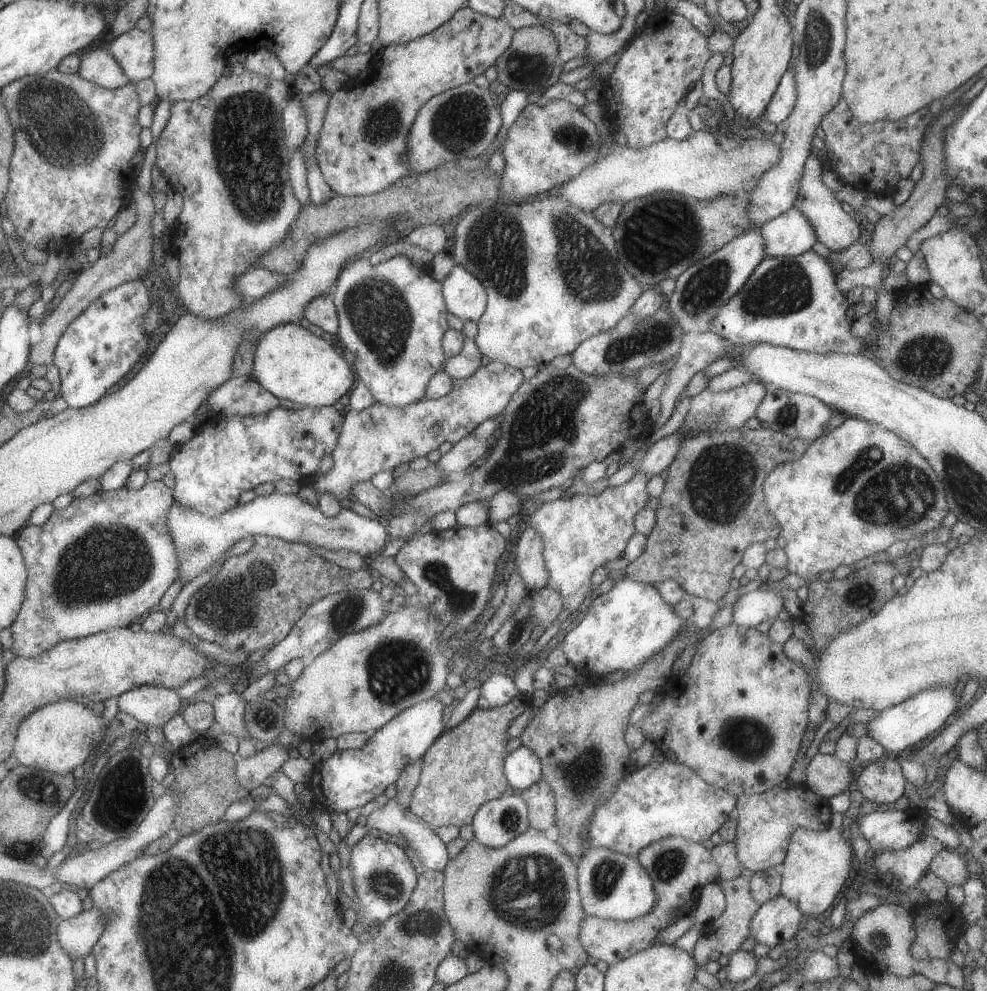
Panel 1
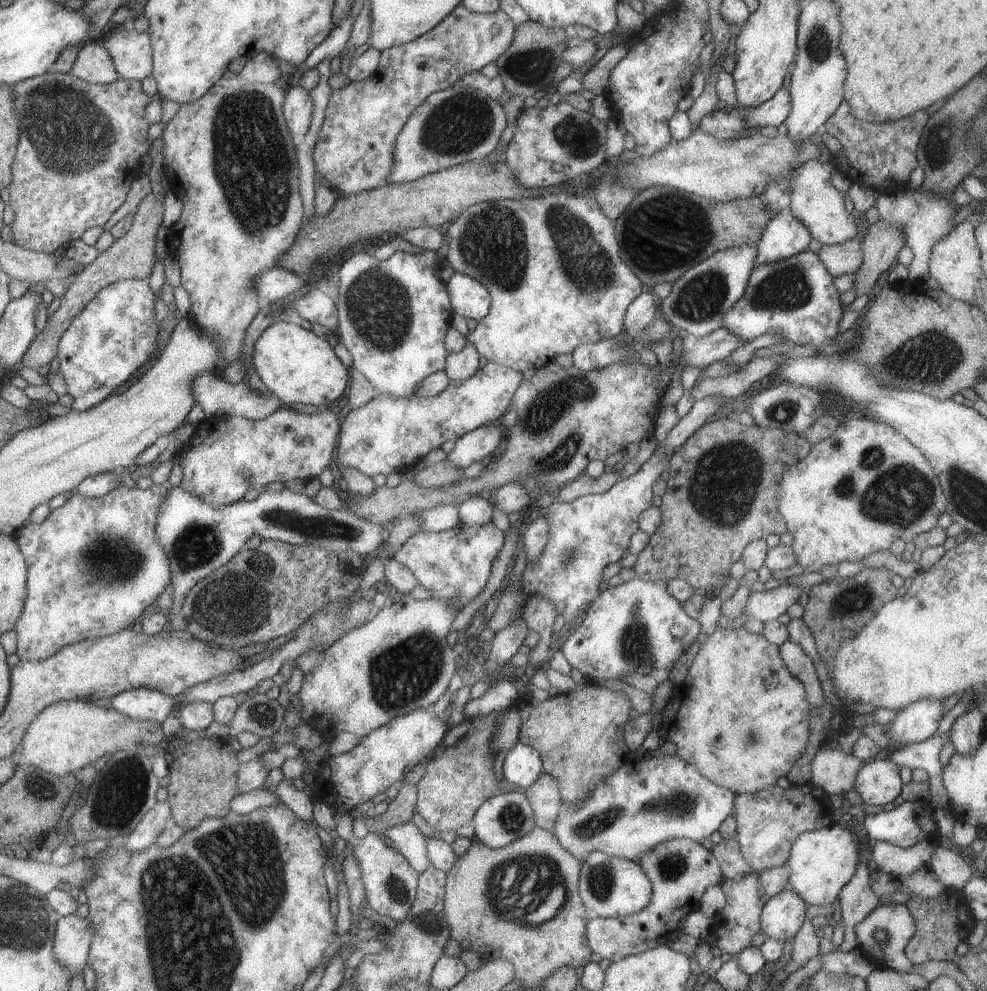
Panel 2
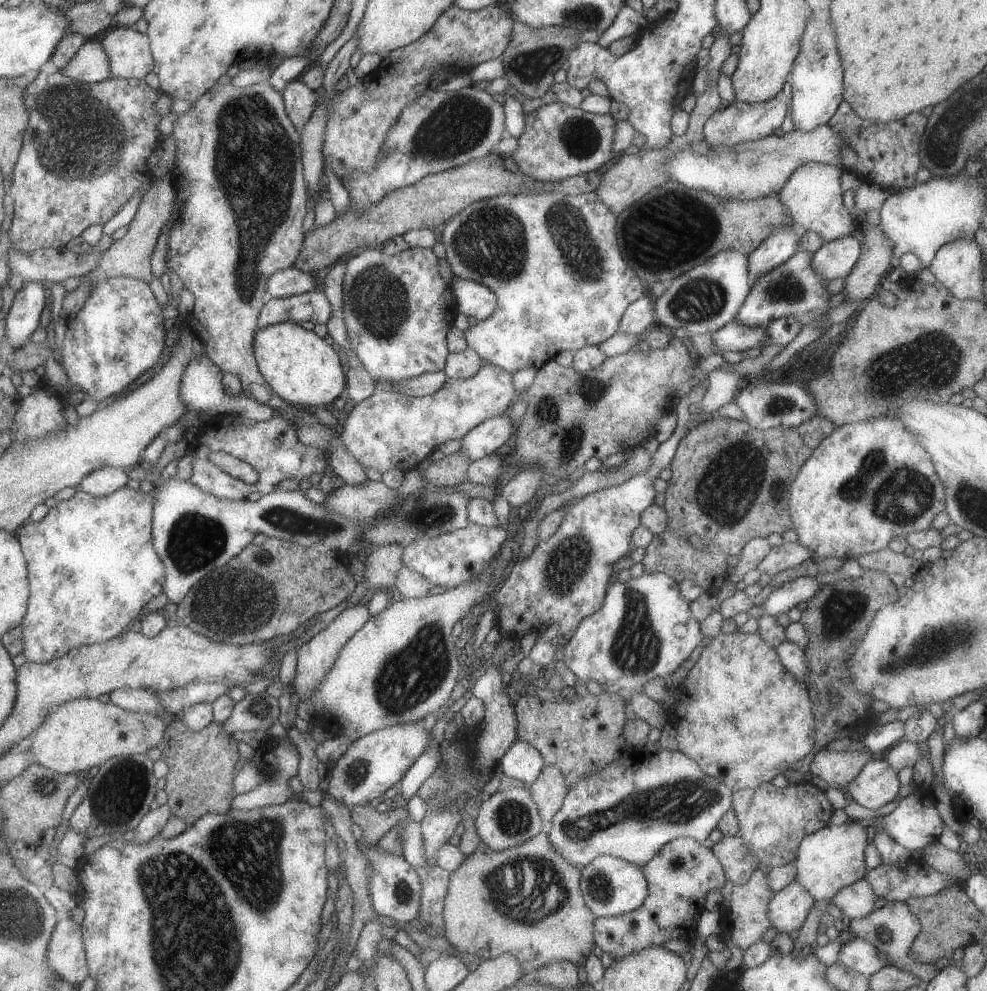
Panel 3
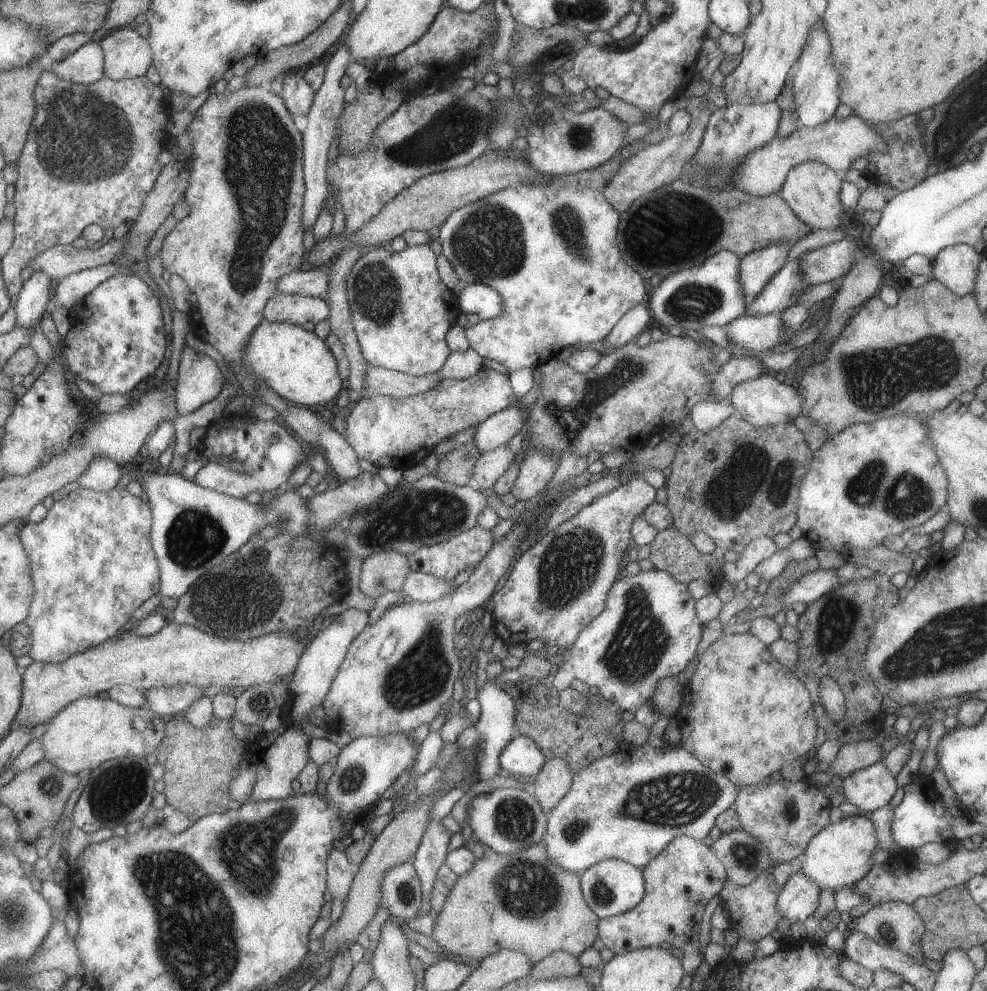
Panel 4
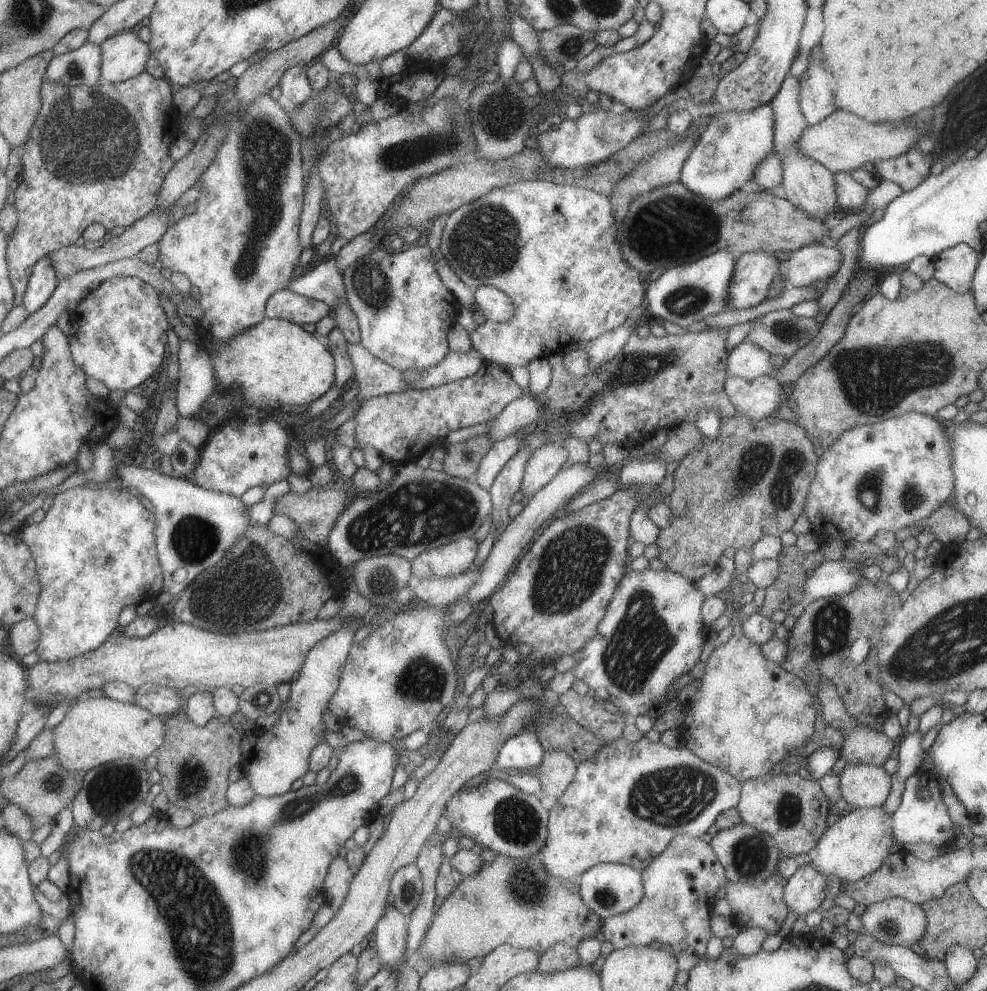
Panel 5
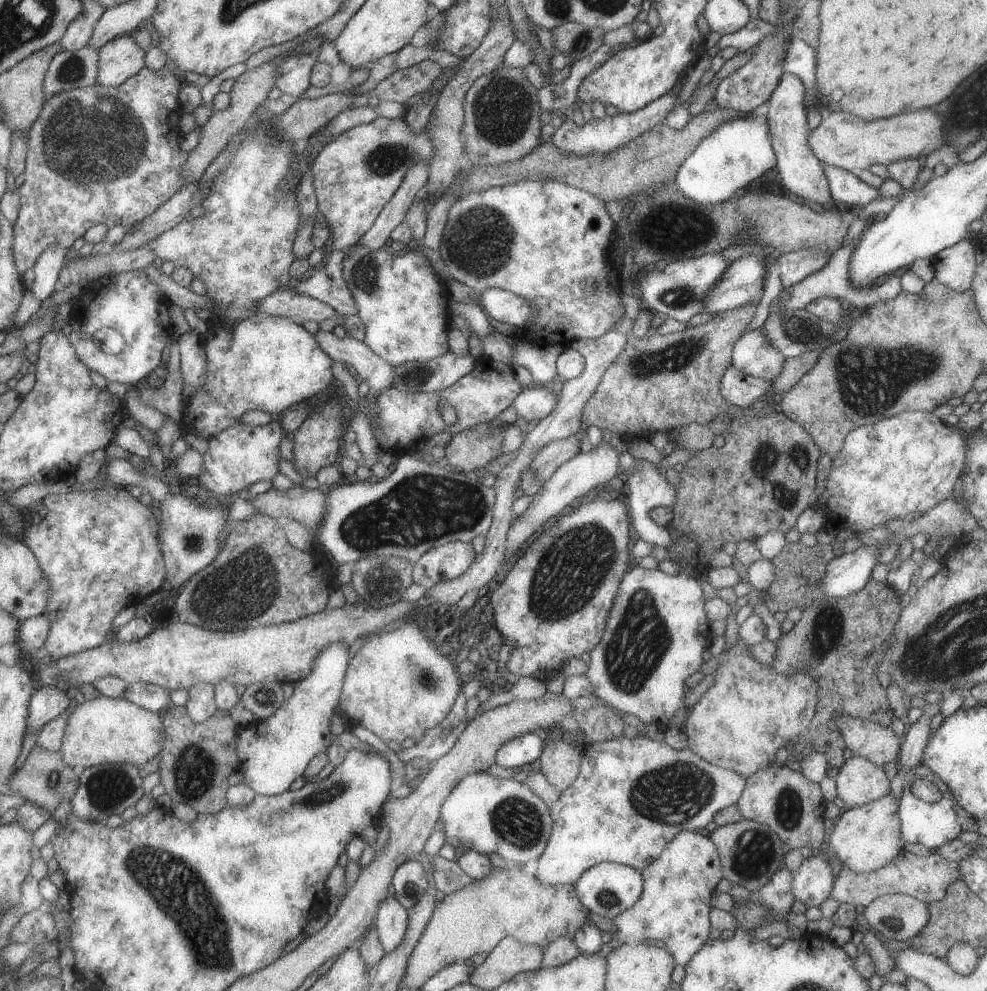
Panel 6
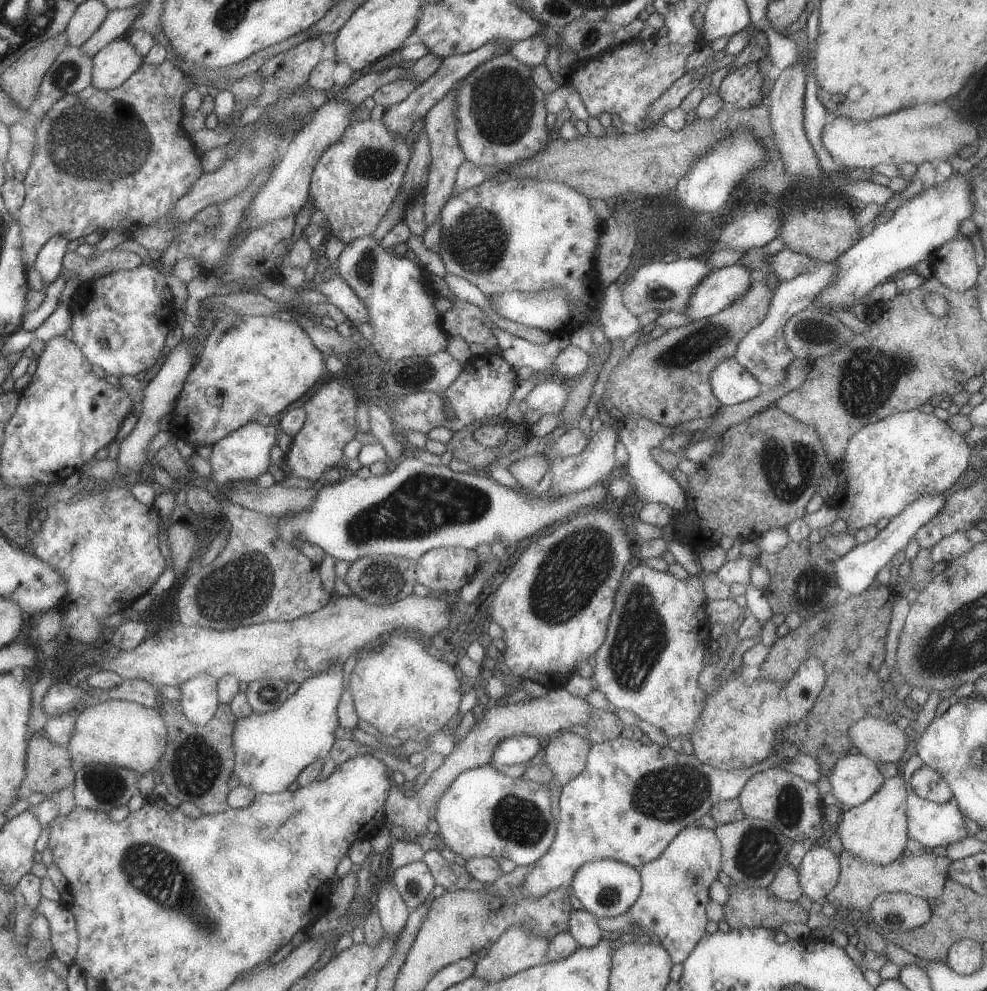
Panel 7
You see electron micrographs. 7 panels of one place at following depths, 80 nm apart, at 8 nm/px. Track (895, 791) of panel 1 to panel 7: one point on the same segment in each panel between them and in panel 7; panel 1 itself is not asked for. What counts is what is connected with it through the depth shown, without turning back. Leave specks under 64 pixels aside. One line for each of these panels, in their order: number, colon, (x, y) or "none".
2: (877, 783)
3: (876, 783)
4: (871, 787)
5: (861, 785)
6: (858, 781)
7: (854, 778)

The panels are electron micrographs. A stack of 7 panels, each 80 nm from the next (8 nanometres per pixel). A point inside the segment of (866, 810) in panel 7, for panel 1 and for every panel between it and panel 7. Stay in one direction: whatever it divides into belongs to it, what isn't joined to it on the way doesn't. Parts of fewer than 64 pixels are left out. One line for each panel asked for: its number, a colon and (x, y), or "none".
1: (816, 867)
2: (820, 862)
3: (831, 858)
4: (838, 855)
5: (856, 845)
6: (864, 838)

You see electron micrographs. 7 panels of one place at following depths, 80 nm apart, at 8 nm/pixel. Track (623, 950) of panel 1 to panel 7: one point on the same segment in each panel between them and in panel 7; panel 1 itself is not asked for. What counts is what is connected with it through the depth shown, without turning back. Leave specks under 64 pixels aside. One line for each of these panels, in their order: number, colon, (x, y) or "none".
2: (679, 870)
3: (683, 871)
4: (678, 882)
5: (679, 884)
6: (674, 904)
7: (671, 905)

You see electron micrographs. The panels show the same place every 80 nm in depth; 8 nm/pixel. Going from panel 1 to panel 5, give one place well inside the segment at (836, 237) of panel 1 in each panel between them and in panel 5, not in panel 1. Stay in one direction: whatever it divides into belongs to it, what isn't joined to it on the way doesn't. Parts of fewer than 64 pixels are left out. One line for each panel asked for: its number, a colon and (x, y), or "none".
2: (814, 202)
3: (811, 193)
4: (810, 189)
5: (808, 185)

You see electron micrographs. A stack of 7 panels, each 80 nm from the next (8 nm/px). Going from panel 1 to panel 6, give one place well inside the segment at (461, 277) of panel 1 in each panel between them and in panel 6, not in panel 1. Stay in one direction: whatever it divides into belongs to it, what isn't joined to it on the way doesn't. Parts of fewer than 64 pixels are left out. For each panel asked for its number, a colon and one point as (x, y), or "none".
2: (468, 298)
3: (473, 299)
4: (485, 302)
5: (495, 305)
6: (504, 306)

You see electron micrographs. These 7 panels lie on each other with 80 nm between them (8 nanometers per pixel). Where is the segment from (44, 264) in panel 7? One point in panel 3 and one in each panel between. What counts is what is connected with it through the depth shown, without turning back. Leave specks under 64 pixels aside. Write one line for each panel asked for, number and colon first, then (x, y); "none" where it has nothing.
3: (23, 317)
4: (37, 290)
5: (40, 284)
6: (51, 260)

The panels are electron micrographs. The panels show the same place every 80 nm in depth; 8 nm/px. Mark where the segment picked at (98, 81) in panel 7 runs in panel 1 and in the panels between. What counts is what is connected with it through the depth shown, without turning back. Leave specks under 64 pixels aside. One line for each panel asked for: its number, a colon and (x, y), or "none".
1: (132, 50)
2: (130, 51)
3: (128, 52)
4: (127, 55)
5: (123, 56)
6: (120, 58)

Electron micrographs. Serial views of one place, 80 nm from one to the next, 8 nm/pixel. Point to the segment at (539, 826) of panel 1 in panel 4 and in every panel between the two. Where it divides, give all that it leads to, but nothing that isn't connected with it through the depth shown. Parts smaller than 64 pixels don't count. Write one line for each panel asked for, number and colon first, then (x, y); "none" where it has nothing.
2: (543, 795)
3: (548, 790)
4: (553, 780)

